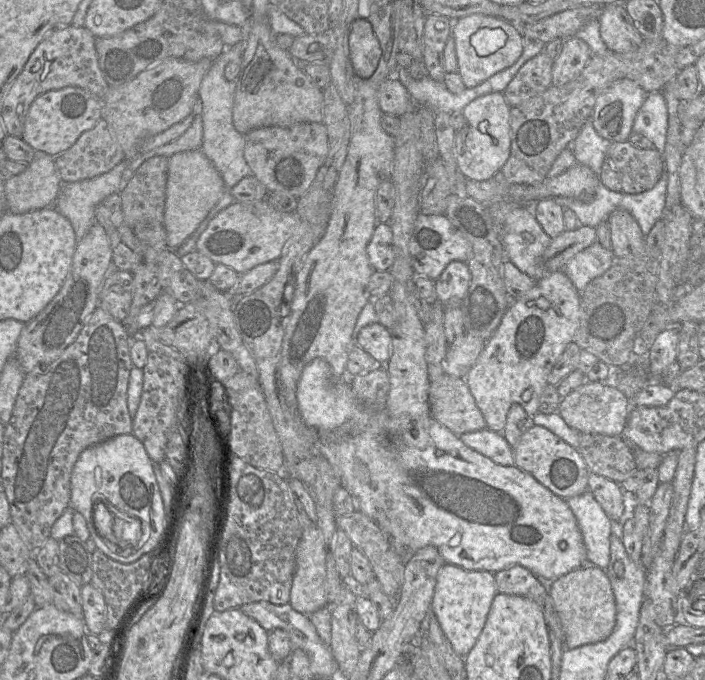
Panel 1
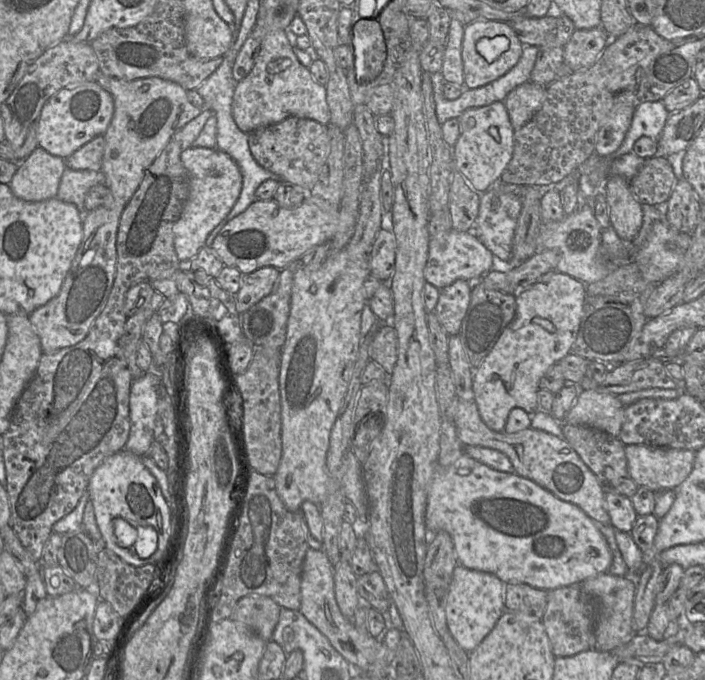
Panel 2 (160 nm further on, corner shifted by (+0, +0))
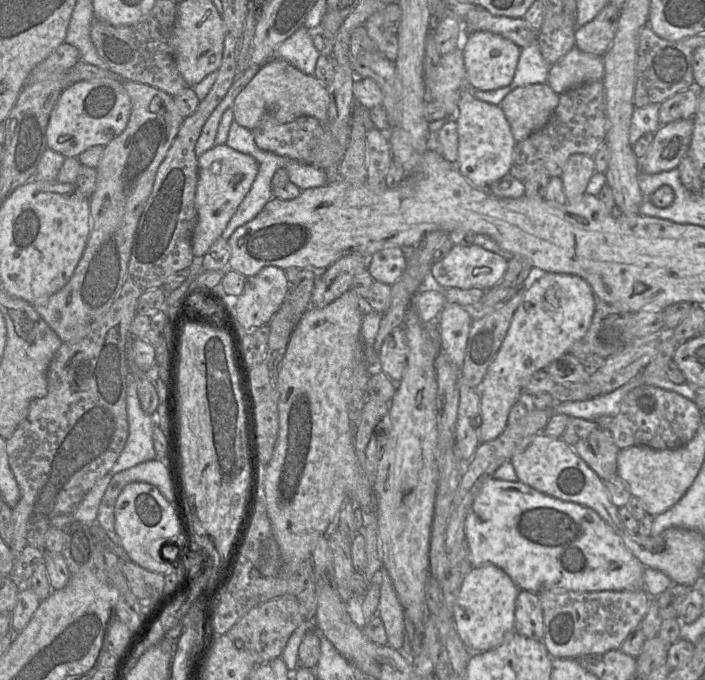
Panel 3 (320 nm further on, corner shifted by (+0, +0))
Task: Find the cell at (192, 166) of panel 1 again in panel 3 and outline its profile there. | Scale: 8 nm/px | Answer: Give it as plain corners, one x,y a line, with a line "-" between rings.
226,144
215,145
198,157
198,182
195,195
197,223
191,237
194,257
203,256
220,238
238,206
249,192
258,173
258,163

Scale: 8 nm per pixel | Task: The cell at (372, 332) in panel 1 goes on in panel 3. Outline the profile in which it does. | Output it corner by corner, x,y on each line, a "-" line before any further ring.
403,327
394,328
384,339
380,349
381,371
390,380
399,382
406,369
408,346

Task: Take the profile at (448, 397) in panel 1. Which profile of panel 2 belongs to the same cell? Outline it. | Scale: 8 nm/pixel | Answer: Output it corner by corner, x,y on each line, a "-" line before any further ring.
457,399
454,423
457,436
464,446
485,447
505,454
519,476
532,480
559,499
575,504
594,522
611,524
604,499
607,487
599,482
563,437
531,427
513,434
495,432
482,421
474,399

